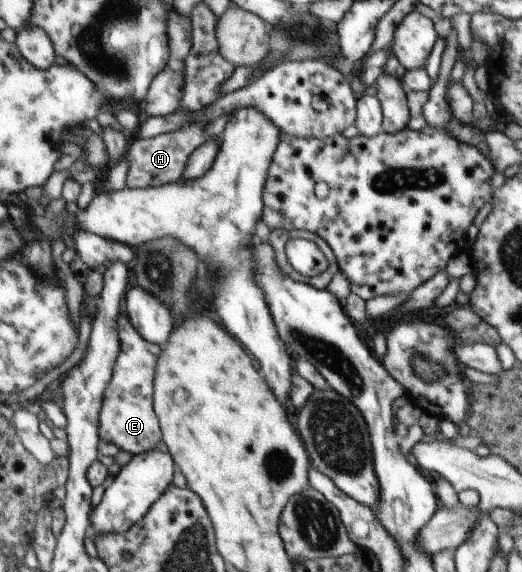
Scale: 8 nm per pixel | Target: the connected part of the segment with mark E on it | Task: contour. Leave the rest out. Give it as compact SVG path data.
M125 310L121 311L117 319L117 327L121 350L114 366L112 380L104 392L99 413L99 434L101 439L115 444L120 451L130 452L135 456L156 450L156 445L163 440L163 431L153 404L156 368L163 349L142 335Z

